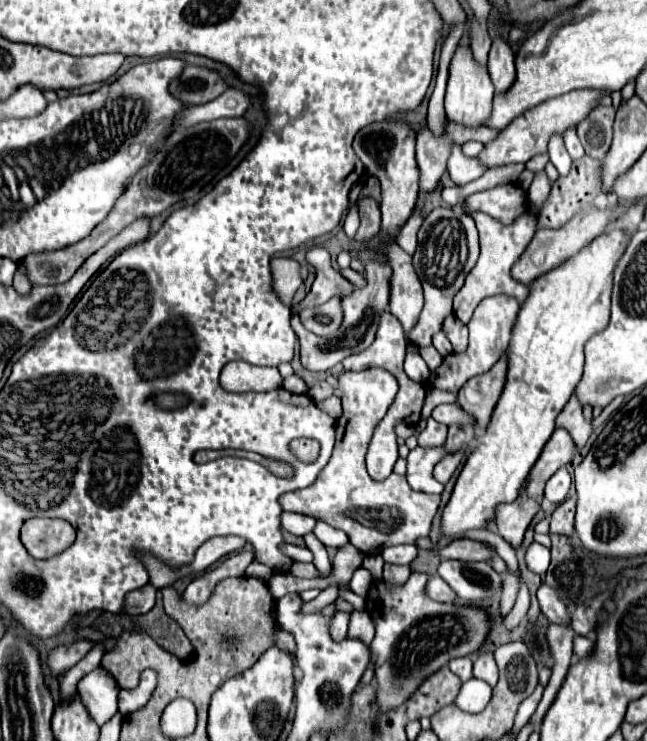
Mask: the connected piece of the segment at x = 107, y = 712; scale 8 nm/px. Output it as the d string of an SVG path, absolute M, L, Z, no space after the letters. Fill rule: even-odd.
M97 667L89 675L85 675L79 681L77 689L81 693L83 705L87 707L89 715L95 719L97 725L105 725L117 713L119 685L101 667Z

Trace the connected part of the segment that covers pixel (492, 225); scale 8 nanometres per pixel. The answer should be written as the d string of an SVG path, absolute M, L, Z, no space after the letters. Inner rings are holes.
M471 211L469 213L473 217L473 221L477 223L477 231L479 231L479 247L481 247L481 255L477 259L477 265L471 269L471 273L467 275L463 289L459 289L459 293L453 299L453 313L463 321L469 323L475 307L491 295L511 295L515 297L519 303L523 301L523 297L527 297L527 285L515 281L509 277L509 271L515 263L515 259L519 259L519 255L525 251L527 243L531 241L531 237L535 235L535 213L525 211L523 215L519 215L519 219L515 219L509 225L499 223L497 219L489 217L487 213L481 211Z

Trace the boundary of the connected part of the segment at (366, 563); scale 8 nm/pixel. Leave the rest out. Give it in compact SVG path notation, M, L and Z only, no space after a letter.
M381 554L365 555L362 566L368 569L375 580L382 579L384 560Z

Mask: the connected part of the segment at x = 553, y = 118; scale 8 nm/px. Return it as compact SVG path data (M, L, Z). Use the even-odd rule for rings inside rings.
M581 89L581 91L571 91L565 95L547 99L545 103L539 103L539 107L527 109L517 119L513 119L509 127L501 129L493 141L485 143L485 149L477 155L477 159L487 169L509 165L509 163L527 163L531 157L547 151L547 143L553 133L563 133L567 127L579 125L579 119L587 117L587 111L591 111L591 107L597 107L597 99L601 99L603 95L611 95L611 93Z

